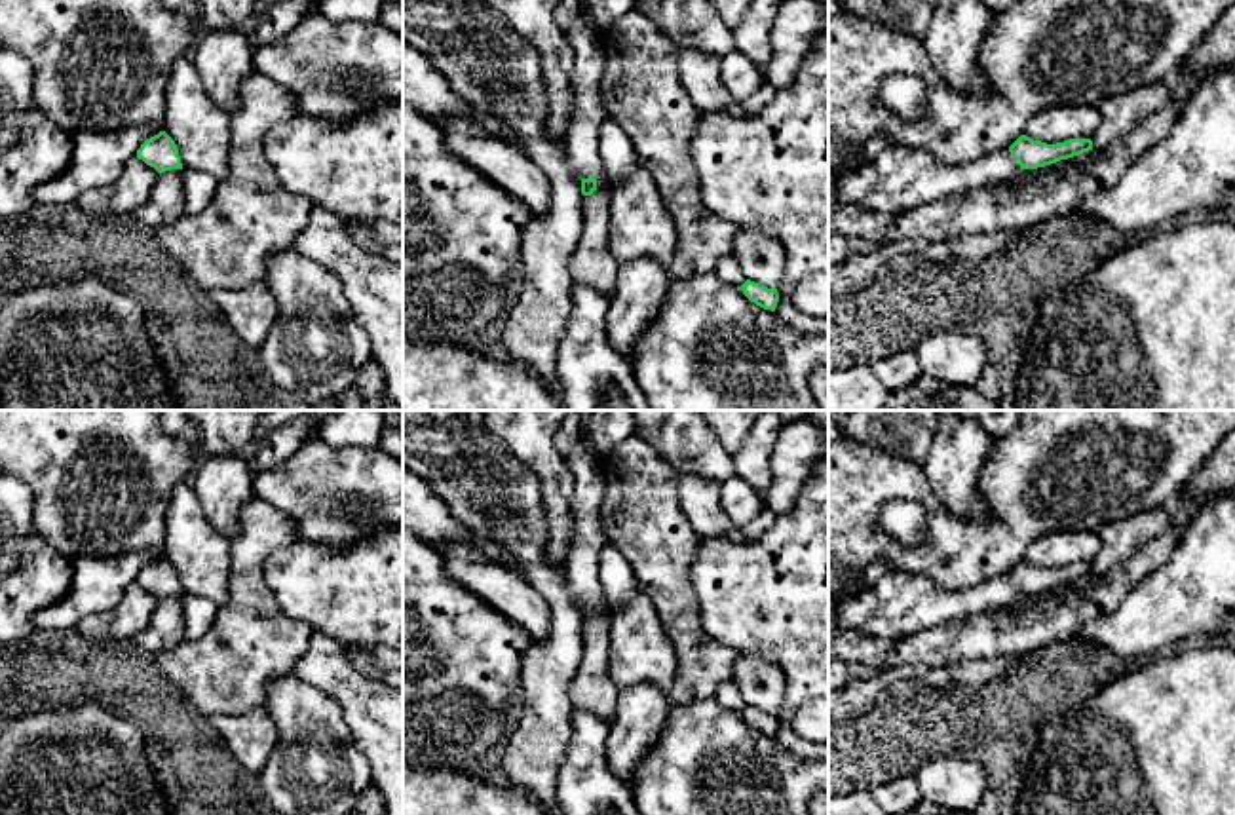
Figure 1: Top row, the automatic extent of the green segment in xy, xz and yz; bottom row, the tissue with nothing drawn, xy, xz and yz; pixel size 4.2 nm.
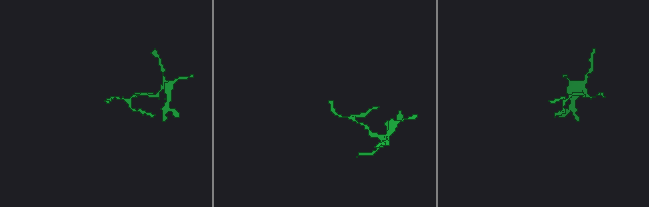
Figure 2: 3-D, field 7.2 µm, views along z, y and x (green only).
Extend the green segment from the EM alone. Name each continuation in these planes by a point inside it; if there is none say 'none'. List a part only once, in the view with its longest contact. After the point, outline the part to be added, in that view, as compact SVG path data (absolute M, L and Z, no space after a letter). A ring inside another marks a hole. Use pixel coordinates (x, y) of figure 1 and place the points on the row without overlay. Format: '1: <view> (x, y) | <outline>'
1: yz (897, 605) | M885 574L866 593L842 602L836 617L842 631L910 636L965 616L1011 606L1018 595L1009 576L961 591L942 591L925 576Z

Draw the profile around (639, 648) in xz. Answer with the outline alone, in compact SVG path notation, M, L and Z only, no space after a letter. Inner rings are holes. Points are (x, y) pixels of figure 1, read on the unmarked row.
M636 591L627 604L610 610L610 676L618 690L648 682L669 695L678 671L678 657L665 635L652 600Z

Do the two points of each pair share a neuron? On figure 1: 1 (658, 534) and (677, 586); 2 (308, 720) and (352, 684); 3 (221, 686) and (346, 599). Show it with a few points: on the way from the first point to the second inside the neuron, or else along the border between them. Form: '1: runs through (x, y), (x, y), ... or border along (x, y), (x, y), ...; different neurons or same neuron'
1: runs through (662, 548), (664, 572); same neuron
2: border along (295, 675), (325, 692), (339, 705), (350, 741); different neurons
3: border along (274, 595), (289, 616), (304, 620), (314, 629); different neurons

